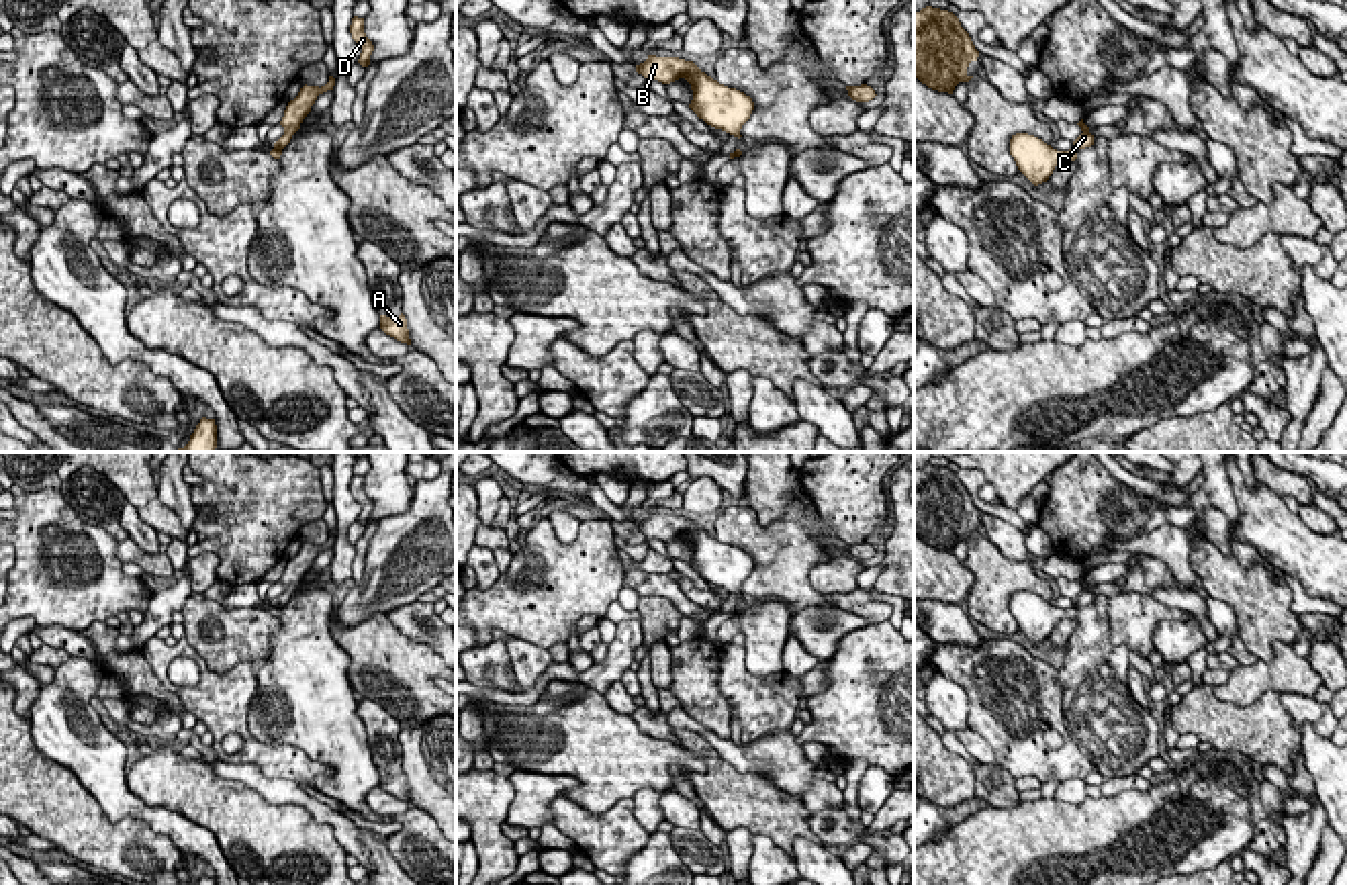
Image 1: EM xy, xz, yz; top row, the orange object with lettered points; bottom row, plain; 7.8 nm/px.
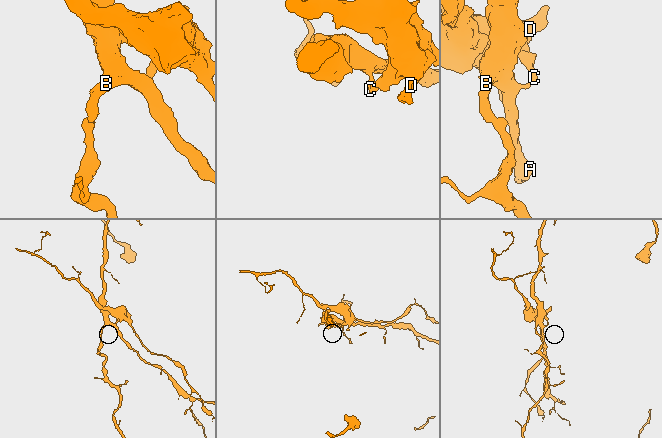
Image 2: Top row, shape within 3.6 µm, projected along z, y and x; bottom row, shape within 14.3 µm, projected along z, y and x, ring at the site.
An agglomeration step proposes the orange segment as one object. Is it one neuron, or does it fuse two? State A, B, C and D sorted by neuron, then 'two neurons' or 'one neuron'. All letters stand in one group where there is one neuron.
A B / C D | two neurons

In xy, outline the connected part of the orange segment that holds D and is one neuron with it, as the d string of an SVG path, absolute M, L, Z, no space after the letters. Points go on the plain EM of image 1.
M354 474L354 476L352 476L352 482L350 482L350 491L352 491L352 497L354 497L354 499L360 503L360 507L362 507L358 521L360 521L362 525L368 525L368 523L370 523L370 513L372 513L372 509L374 509L374 503L372 503L372 499L370 499L370 497L366 495L366 491L364 491L364 476Z

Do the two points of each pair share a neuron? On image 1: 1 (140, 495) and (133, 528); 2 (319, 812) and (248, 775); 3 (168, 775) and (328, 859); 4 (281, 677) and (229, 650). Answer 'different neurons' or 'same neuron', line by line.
1: different neurons
2: same neuron
3: same neuron
4: different neurons

